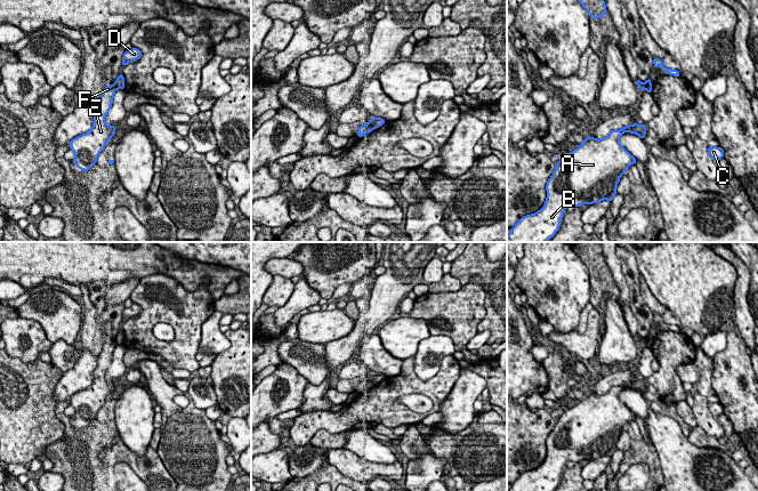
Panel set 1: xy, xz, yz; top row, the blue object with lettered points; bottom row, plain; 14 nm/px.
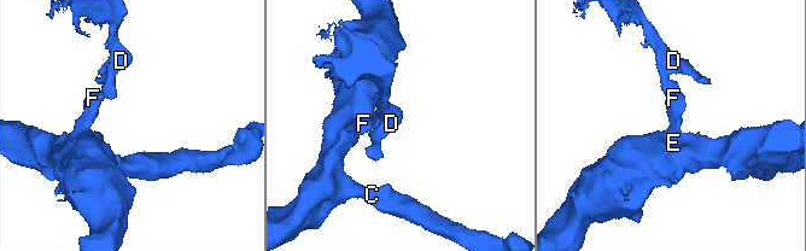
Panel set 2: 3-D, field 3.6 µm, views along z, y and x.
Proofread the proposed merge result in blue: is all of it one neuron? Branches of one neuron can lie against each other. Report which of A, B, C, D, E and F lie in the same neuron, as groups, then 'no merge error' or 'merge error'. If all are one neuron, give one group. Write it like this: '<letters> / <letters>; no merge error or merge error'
A B C E F / D; merge error

